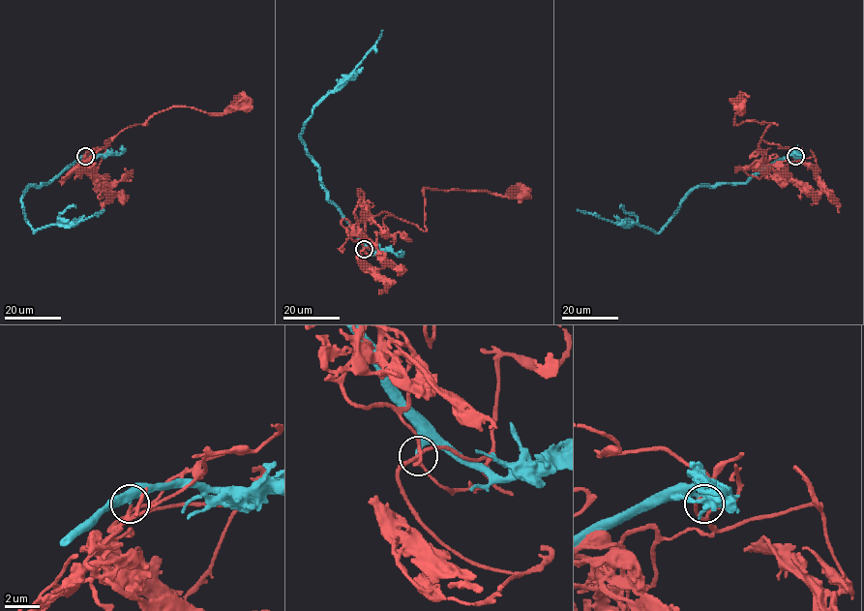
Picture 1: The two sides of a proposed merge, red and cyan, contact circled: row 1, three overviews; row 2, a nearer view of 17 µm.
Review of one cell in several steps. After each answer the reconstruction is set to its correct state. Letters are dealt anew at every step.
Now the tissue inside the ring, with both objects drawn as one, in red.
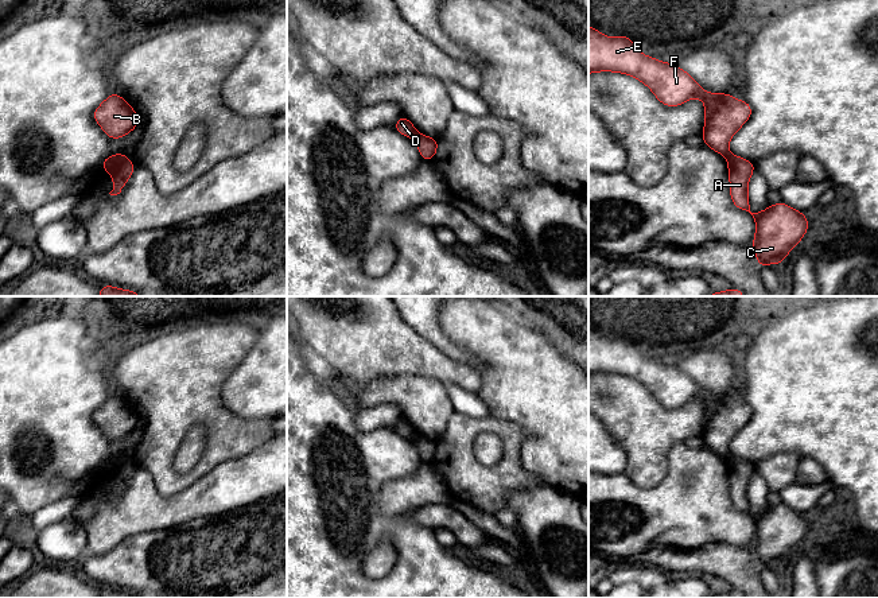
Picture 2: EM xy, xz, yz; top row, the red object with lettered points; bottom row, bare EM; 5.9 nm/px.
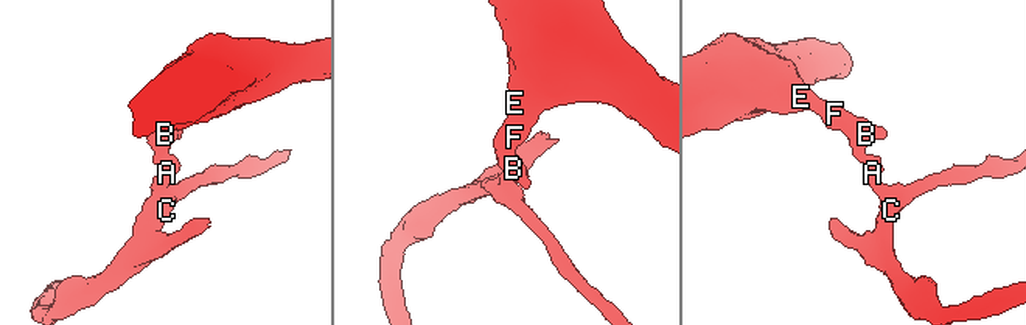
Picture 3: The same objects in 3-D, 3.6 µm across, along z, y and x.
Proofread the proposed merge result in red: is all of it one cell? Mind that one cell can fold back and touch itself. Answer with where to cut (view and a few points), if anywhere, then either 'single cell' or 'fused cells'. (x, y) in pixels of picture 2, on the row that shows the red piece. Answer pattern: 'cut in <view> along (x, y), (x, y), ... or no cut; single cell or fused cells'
cut in xy along (117, 155), (108, 169); fused cells

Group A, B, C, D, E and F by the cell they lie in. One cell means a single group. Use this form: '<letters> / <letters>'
A C / B D E F

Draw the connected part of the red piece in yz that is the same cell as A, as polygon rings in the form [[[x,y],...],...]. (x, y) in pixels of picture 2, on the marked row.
[[[730,155],[730,194],[734,205],[749,211],[755,220],[757,232],[751,244],[761,267],[780,264],[807,233],[809,221],[784,202],[770,205],[765,211],[751,213],[747,183],[755,166],[746,159]]]

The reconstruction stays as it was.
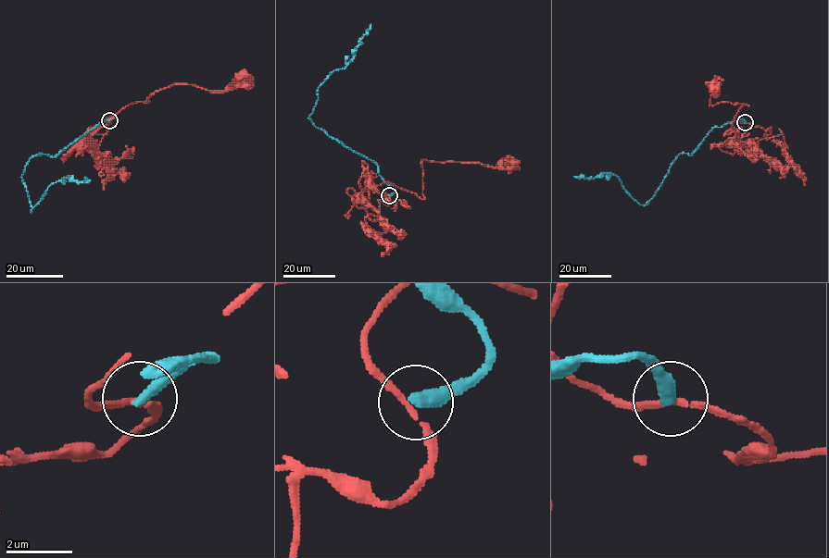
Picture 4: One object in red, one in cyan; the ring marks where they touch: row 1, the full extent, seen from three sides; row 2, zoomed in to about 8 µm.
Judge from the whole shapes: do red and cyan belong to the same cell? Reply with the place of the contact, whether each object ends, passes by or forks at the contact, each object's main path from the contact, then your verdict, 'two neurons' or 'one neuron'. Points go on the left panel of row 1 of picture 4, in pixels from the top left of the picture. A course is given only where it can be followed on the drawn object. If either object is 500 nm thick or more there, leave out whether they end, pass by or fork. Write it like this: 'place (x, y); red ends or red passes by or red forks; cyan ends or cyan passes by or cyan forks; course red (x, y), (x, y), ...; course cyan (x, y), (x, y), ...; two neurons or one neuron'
place (109, 120); red passes by; cyan ends; course red (109, 120), (106, 120), (127, 106), (148, 102), (154, 92), (174, 84), (224, 91), (247, 82); course cyan (109, 120), (54, 156), (36, 154), (21, 179), (31, 211), (51, 184), (71, 177), (90, 179); two neurons

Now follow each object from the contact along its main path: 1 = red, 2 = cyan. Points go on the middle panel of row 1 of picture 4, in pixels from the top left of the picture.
1: (388, 195), (384, 190), (395, 185), (423, 199), (421, 161), (426, 159), (478, 162), (498, 168), (514, 165)
2: (388, 195), (395, 190), (377, 165), (330, 137), (308, 117), (318, 87), (345, 66), (370, 24)

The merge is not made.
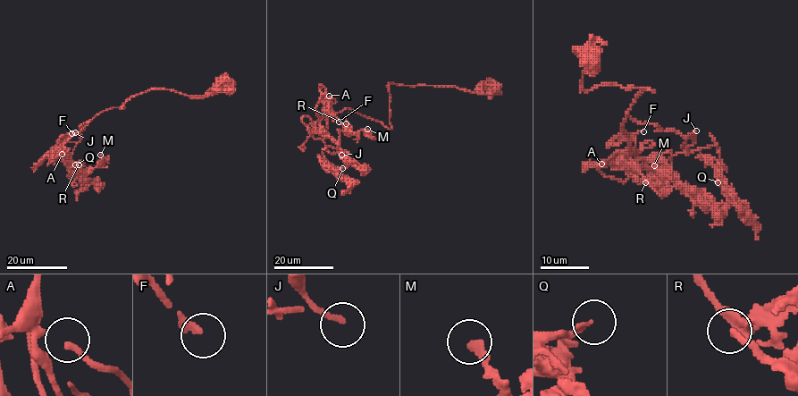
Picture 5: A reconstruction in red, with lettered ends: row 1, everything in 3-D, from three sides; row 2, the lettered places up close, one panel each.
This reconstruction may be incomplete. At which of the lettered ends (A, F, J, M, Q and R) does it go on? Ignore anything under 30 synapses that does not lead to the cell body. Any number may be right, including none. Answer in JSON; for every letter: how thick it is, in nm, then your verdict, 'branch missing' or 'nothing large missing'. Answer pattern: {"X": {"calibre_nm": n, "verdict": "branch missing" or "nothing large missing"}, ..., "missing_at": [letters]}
{"A": {"calibre_nm": 170, "verdict": "branch missing"}, "F": {"calibre_nm": 240, "verdict": "branch missing"}, "J": {"calibre_nm": 160, "verdict": "branch missing"}, "M": {"calibre_nm": 240, "verdict": "nothing large missing"}, "Q": {"calibre_nm": 180, "verdict": "nothing large missing"}, "R": {"calibre_nm": 200, "verdict": "nothing large missing"}, "missing_at": ["A", "F", "J"]}

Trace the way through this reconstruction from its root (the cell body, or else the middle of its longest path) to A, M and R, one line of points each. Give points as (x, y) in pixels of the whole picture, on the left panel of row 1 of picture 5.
A: (229, 87), (204, 95), (151, 88), (132, 96), (124, 108), (97, 113), (63, 145), (69, 150), (62, 154)
M: (229, 87), (191, 96), (147, 89), (97, 113), (61, 147), (87, 170), (100, 155)
R: (229, 87), (191, 96), (151, 88), (132, 96), (124, 108), (99, 113), (61, 147), (62, 155), (79, 164)

